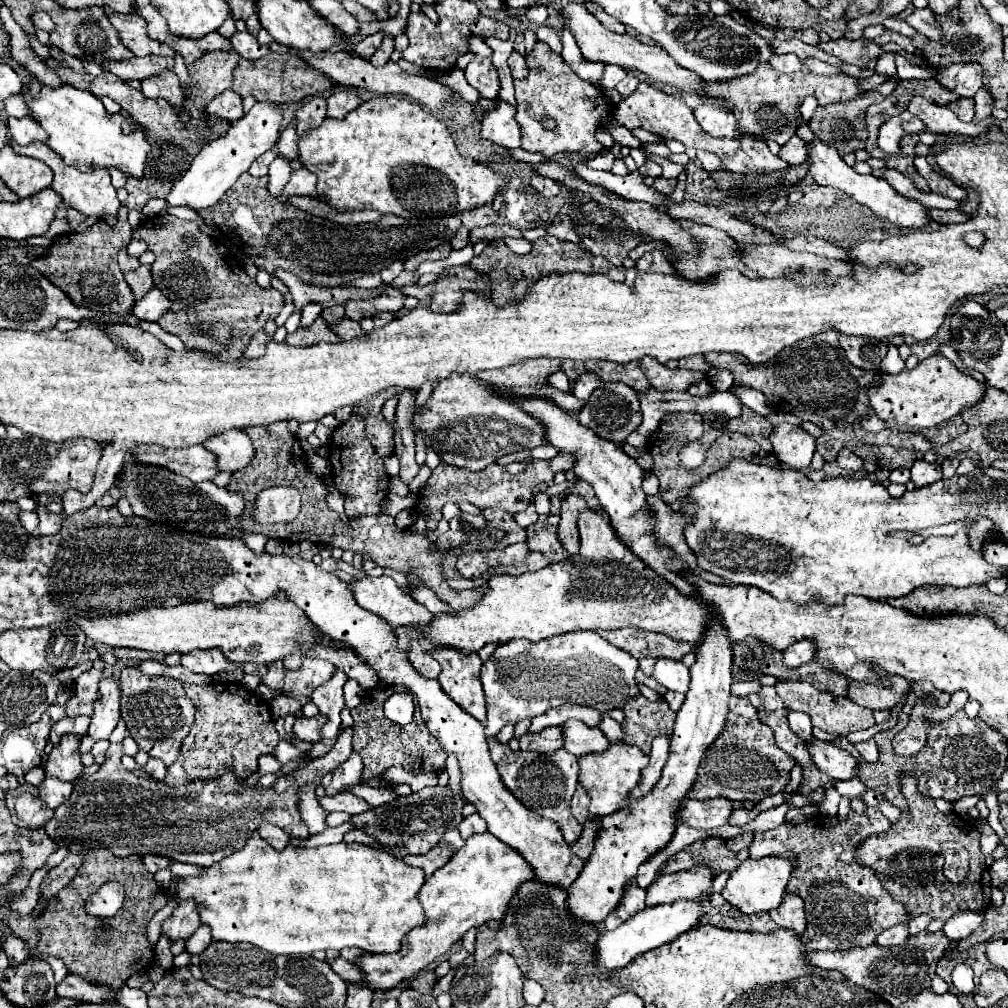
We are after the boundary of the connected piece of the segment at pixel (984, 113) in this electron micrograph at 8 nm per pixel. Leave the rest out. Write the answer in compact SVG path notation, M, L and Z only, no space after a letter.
M980 89L974 97L974 103L976 103L976 117L974 117L974 123L980 123L984 119L988 119L992 115L992 109L994 109L994 101L990 97L990 93L986 89Z

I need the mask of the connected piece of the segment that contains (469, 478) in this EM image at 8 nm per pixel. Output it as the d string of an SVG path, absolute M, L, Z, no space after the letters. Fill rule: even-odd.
M560 453L558 457L550 459L550 461L530 461L528 467L520 473L520 475L510 475L506 471L506 467L498 465L498 463L492 463L488 465L484 471L468 471L468 469L460 469L460 467L452 467L448 463L442 463L434 469L432 477L428 479L428 483L424 485L424 489L420 491L420 513L422 517L426 519L426 527L434 529L442 517L442 507L452 501L452 503L458 503L458 501L470 501L472 505L476 505L478 509L486 509L486 507L496 507L496 509L504 509L512 515L524 511L528 507L528 503L522 503L522 501L528 501L530 493L534 493L536 485L542 483L542 481L550 481L558 471L566 473L574 467L576 463L576 457L570 455L570 453Z

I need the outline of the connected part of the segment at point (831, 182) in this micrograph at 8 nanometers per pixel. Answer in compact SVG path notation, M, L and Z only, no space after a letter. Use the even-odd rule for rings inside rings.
M820 139L808 143L808 155L810 155L810 175L814 177L814 181L818 185L828 185L828 187L846 191L854 201L870 207L874 213L882 215L884 219L888 219L890 223L894 223L898 227L920 229L922 225L926 225L930 221L930 217L926 215L926 207L922 207L918 201L906 199L904 195L896 193L886 179L878 179L874 175L858 175L852 167L848 167L842 161L842 157L838 157L836 149L828 147L826 143L820 143Z

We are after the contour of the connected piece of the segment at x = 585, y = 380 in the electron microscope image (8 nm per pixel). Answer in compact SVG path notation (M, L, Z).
M584 373L584 375L580 375L578 377L578 381L576 381L576 387L574 387L574 395L578 397L578 399L588 399L590 395L592 395L592 391L596 391L598 387L602 387L604 385L604 381L596 375L596 373Z

